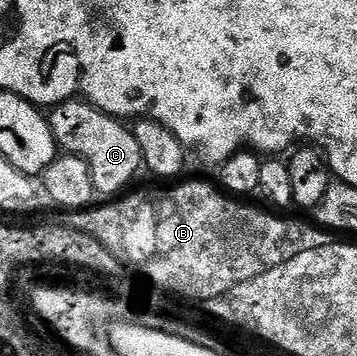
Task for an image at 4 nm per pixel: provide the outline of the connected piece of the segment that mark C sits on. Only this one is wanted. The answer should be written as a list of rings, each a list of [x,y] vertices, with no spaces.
[[[79,97],[58,104],[49,112],[48,118],[59,148],[67,155],[80,157],[80,161],[88,165],[92,185],[99,196],[121,196],[129,188],[126,186],[137,177],[138,171],[143,170],[140,141],[136,141],[133,130],[123,120],[105,115],[85,99]]]

